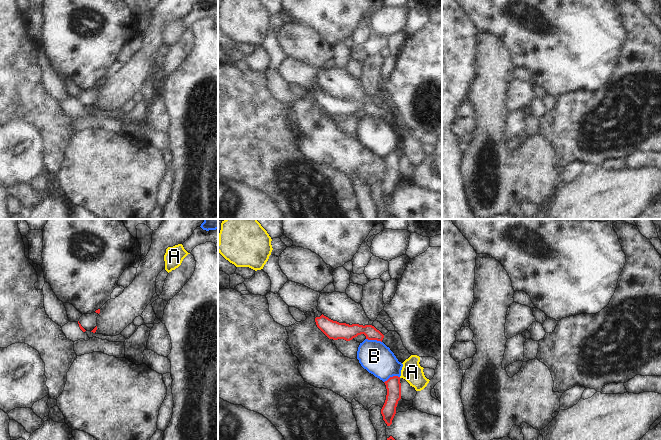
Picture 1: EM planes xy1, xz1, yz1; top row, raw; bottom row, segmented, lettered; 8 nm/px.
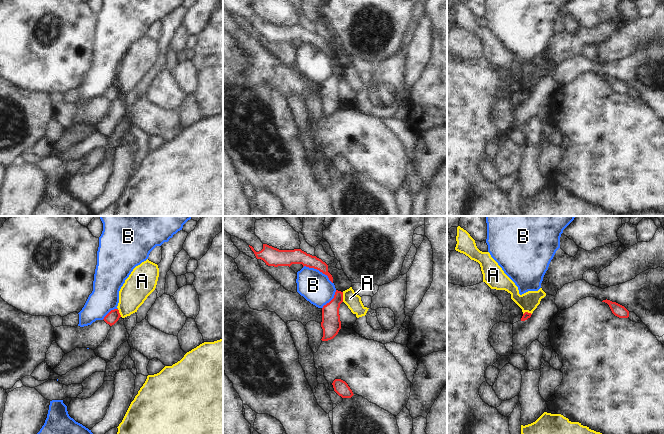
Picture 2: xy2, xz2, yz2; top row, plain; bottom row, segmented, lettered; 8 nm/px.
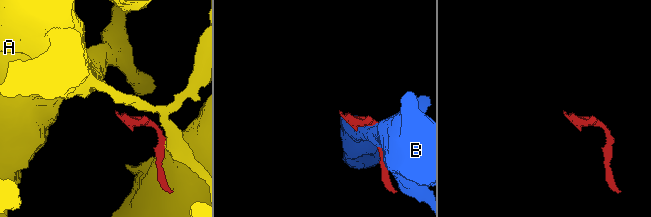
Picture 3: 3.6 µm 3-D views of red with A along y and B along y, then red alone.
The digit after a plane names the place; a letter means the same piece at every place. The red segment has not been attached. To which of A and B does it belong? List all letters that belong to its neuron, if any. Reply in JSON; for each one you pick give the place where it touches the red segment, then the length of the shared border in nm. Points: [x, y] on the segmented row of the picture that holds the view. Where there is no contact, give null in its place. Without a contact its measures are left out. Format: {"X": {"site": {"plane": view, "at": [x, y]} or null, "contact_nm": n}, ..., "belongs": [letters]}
{"belongs": []}

